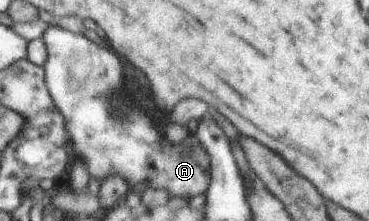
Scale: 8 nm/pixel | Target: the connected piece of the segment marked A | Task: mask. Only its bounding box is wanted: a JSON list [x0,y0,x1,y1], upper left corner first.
[43,25,211,200]

